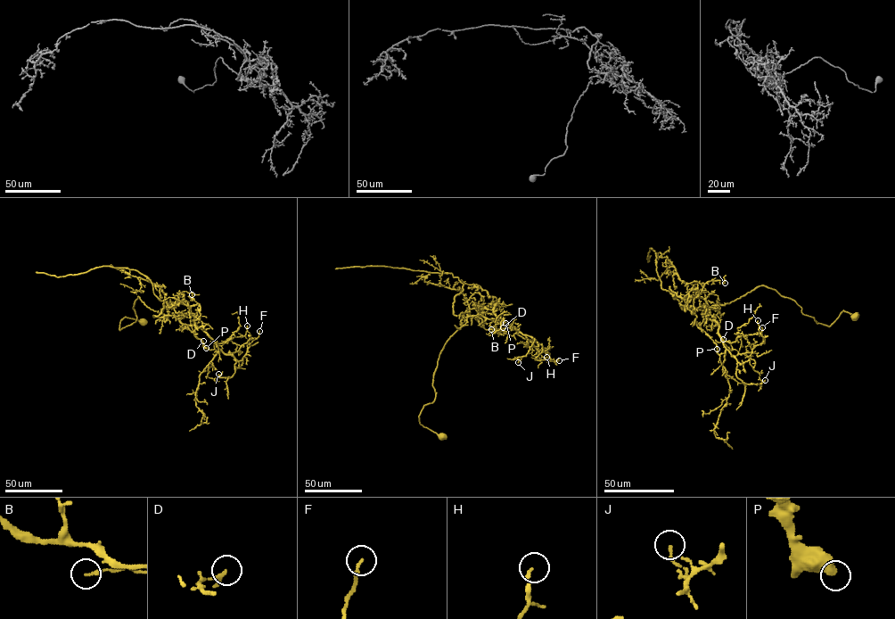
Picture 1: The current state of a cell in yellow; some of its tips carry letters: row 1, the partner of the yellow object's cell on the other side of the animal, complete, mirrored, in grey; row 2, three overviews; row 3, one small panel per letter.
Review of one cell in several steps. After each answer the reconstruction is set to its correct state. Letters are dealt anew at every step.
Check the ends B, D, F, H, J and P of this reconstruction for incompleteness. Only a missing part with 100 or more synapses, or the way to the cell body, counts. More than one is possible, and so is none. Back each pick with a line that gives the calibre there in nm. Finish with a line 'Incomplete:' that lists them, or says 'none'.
Incomplete: none

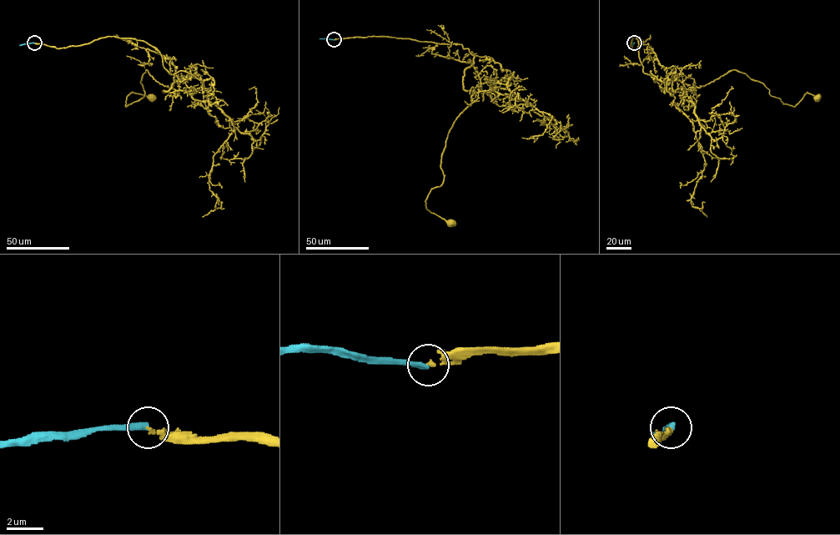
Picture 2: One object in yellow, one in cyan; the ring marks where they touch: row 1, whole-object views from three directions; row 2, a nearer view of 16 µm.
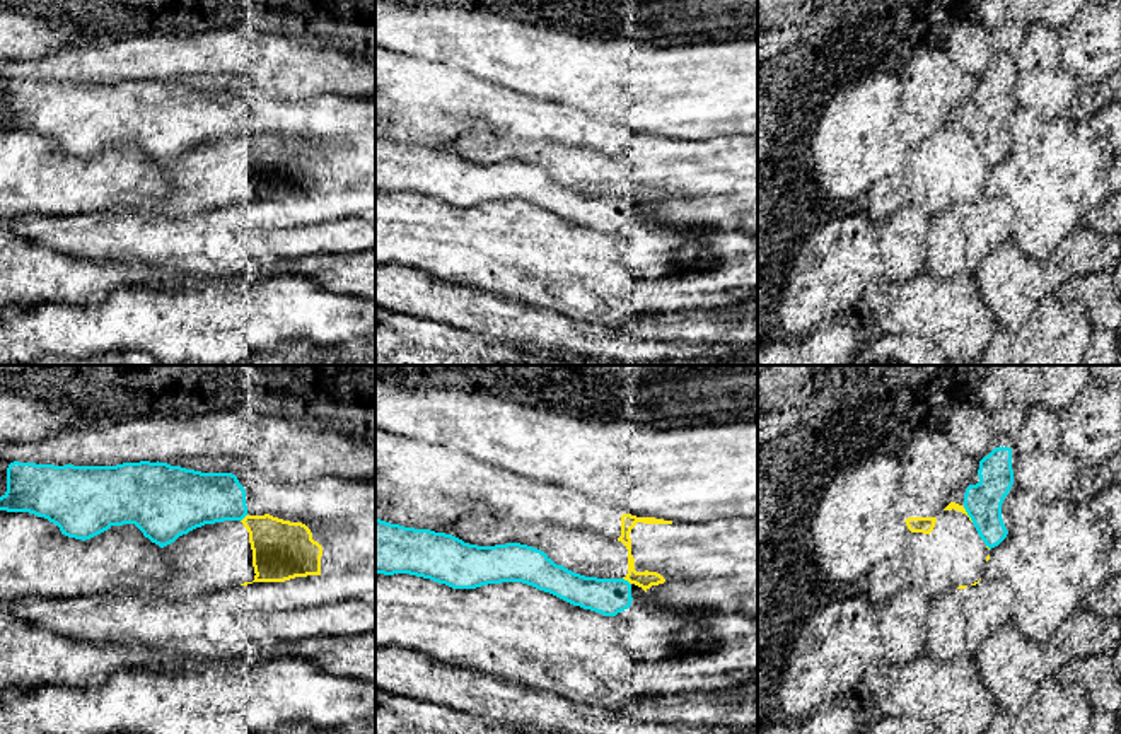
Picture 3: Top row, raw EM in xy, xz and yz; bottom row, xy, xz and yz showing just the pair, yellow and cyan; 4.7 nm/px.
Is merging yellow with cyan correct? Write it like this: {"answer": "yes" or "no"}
{"answer": "no"}

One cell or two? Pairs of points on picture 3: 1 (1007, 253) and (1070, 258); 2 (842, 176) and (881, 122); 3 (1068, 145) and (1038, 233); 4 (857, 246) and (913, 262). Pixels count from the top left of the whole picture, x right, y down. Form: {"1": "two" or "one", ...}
{"1": "one", "2": "one", "3": "one", "4": "two"}

